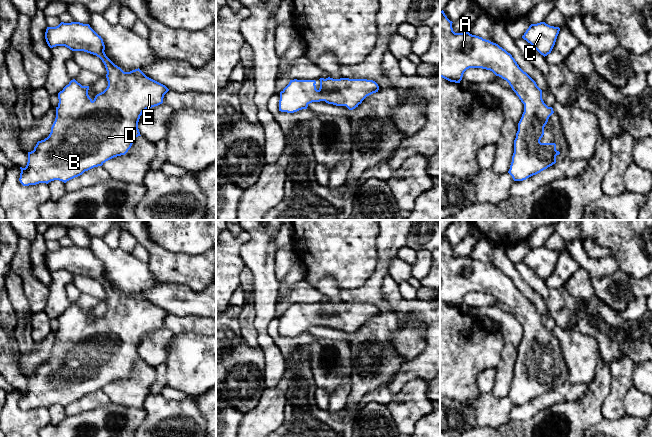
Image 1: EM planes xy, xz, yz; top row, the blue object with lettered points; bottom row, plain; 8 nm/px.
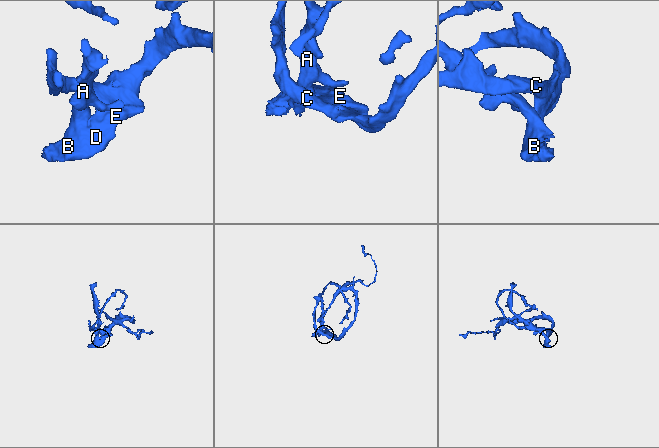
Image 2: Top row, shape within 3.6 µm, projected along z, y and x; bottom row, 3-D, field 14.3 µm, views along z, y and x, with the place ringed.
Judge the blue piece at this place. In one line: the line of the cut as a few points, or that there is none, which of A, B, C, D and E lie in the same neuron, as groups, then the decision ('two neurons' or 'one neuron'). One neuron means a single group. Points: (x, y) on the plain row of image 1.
no cut | A B C D E | one neuron

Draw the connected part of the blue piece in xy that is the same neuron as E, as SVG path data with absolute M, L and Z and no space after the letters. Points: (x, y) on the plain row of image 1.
M61 246L56 251L47 251L45 263L50 272L65 270L72 275L84 275L99 281L107 295L108 310L93 324L88 319L89 310L82 310L75 303L58 317L56 342L49 360L37 366L34 374L28 376L26 391L20 391L19 405L23 410L48 408L54 404L66 407L114 381L125 379L135 362L141 360L138 346L142 337L162 328L164 319L169 315L139 292L124 296L115 289L104 276L103 263L89 248Z

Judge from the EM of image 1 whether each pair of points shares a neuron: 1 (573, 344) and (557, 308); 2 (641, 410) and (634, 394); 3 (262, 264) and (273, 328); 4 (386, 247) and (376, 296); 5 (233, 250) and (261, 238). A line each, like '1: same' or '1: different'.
1: different
2: same
3: different
4: same
5: different

